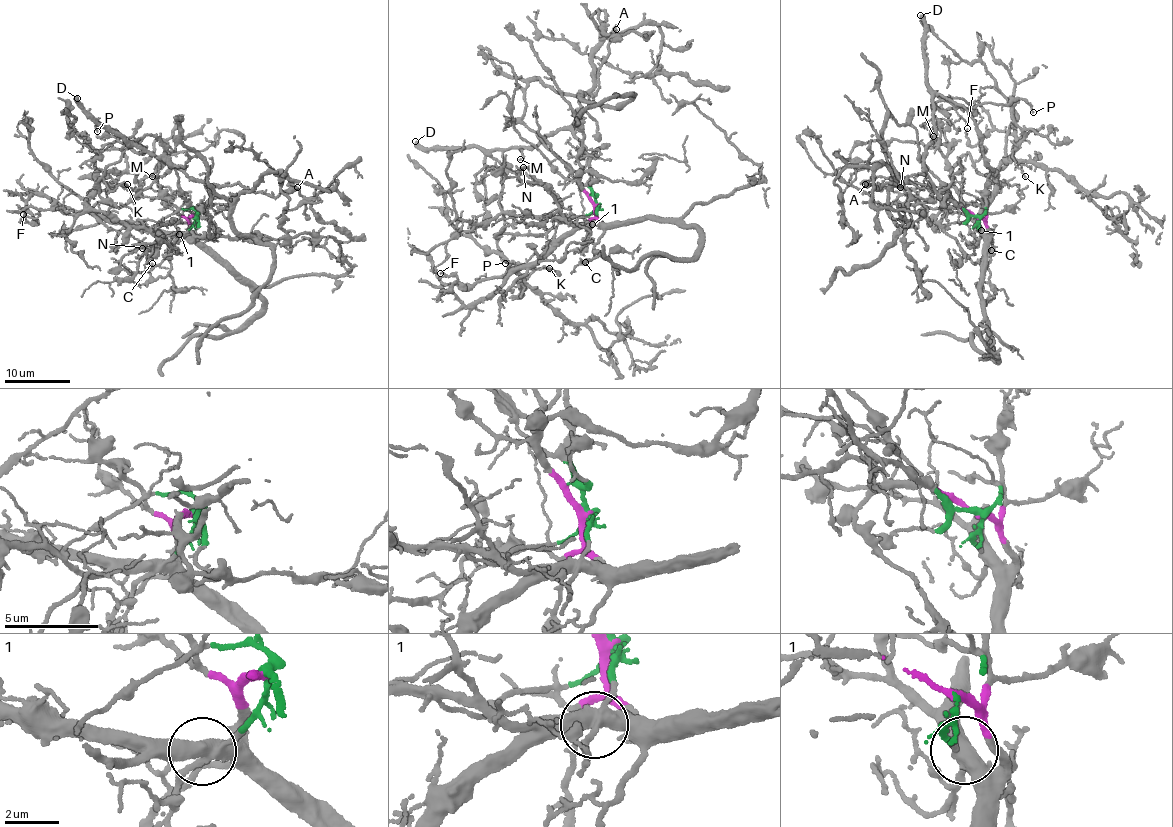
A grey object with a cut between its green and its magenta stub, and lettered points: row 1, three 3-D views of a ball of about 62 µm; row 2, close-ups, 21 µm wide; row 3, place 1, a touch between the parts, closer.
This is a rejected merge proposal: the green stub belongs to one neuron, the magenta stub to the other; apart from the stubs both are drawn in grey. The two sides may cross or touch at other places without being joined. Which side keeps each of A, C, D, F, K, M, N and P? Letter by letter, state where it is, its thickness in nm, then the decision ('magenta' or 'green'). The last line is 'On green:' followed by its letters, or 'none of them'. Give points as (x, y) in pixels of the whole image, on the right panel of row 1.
A: place (865, 184); calibre 170 nm; green
C: place (991, 250); calibre 160 nm; magenta
D: place (920, 15); calibre 460 nm; green
F: place (967, 128); calibre 120 nm; magenta
K: place (1025, 176); calibre 110 nm; magenta
M: place (933, 136); calibre 100 nm; green
N: place (900, 187); calibre 150 nm; magenta
P: place (1033, 112); calibre 130 nm; green
On green: A, D, M, P

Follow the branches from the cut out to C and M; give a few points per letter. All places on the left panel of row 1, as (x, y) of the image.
C: (194, 215), (189, 220), (189, 234), (169, 247), (170, 267), (164, 277), (152, 276), (149, 271), (152, 262)
M: (194, 215), (195, 217), (213, 203), (210, 186), (163, 161), (159, 162), (158, 175), (152, 176)

